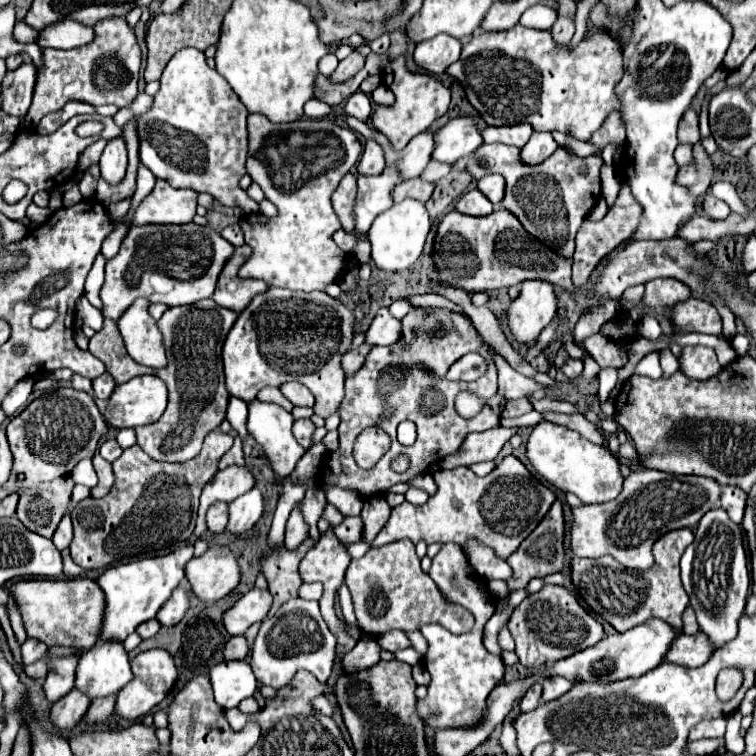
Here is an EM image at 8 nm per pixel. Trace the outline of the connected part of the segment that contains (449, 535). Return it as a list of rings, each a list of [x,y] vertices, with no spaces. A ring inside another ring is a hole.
[[[506,456],[484,478],[478,478],[466,466],[458,466],[452,470],[436,470],[432,472],[432,476],[438,486],[436,494],[430,496],[428,502],[422,506],[412,506],[410,502],[404,502],[392,508],[390,520],[370,542],[372,548],[402,538],[408,538],[414,544],[424,540],[426,544],[456,542],[462,546],[468,536],[476,536],[478,540],[494,548],[500,558],[508,558],[512,552],[518,550],[520,542],[538,526],[542,516],[556,500],[556,494],[548,486],[544,486],[542,494],[540,482],[516,456]]]

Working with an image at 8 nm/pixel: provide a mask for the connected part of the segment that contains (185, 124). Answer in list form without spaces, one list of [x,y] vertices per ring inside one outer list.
[[[182,48],[176,52],[176,56],[172,56],[160,78],[160,90],[154,96],[152,110],[138,116],[140,160],[148,170],[152,170],[156,178],[166,180],[174,188],[206,192],[228,208],[240,208],[244,214],[256,214],[258,204],[238,184],[240,178],[246,174],[246,116],[248,110],[244,108],[244,104],[238,100],[238,96],[226,84],[226,80],[222,80],[222,76],[216,70],[208,68],[204,54],[196,48]]]

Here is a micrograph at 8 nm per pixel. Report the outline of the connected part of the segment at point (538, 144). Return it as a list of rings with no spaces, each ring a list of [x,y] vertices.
[[[534,132],[530,136],[530,140],[528,140],[528,144],[522,148],[522,162],[526,162],[526,164],[538,164],[538,162],[546,160],[556,148],[558,148],[558,144],[552,138],[552,134]]]

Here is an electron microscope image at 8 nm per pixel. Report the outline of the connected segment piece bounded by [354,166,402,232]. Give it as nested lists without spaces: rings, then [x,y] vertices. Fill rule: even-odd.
[[[386,166],[384,172],[378,176],[358,174],[358,196],[354,206],[358,232],[368,232],[374,218],[394,204],[392,190],[400,182],[402,182],[402,176],[394,166]]]

